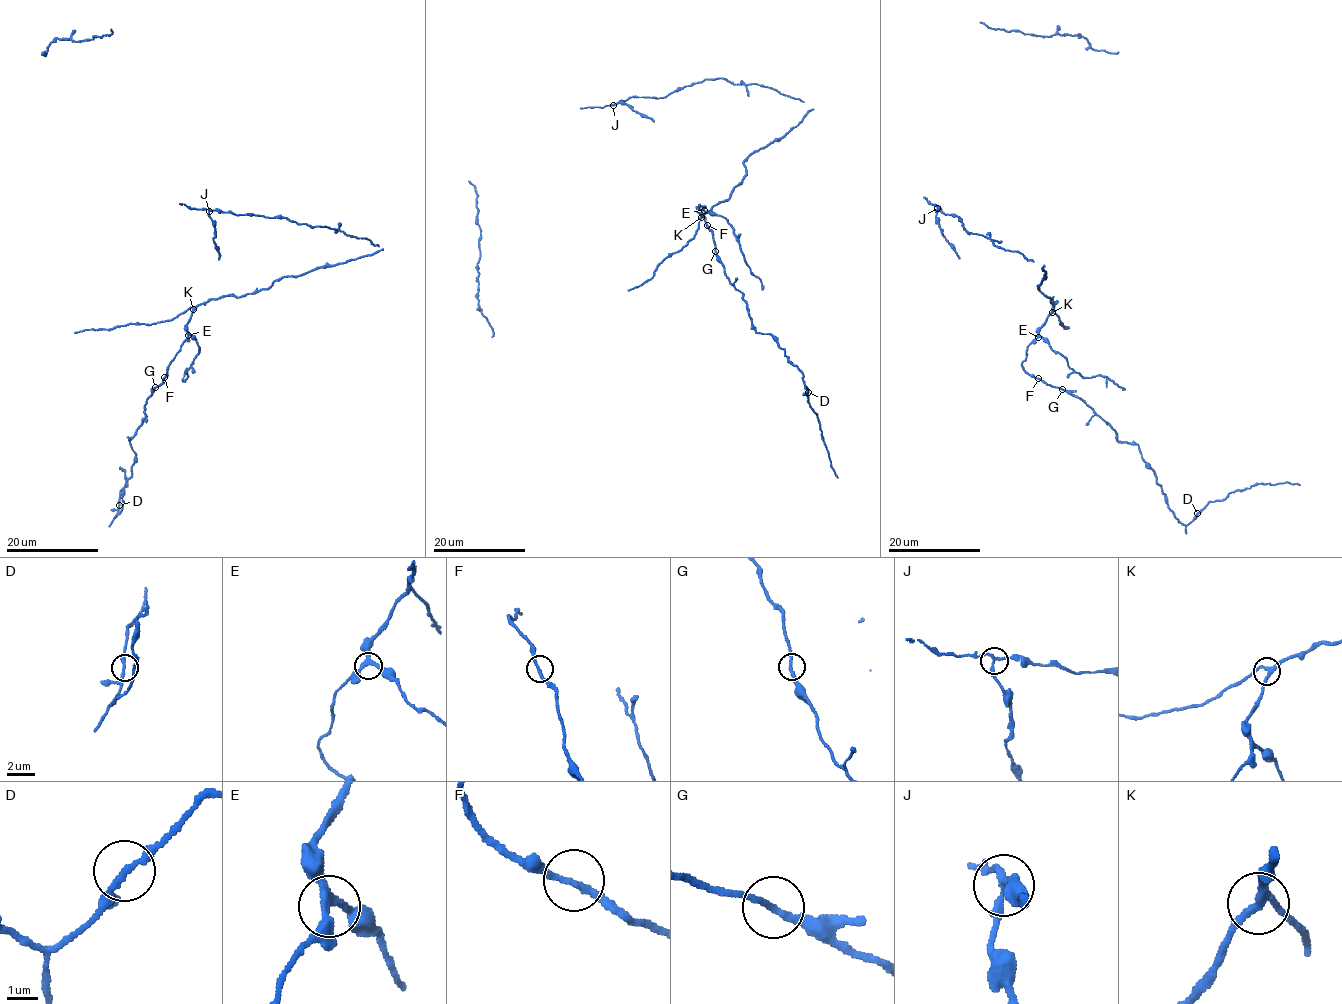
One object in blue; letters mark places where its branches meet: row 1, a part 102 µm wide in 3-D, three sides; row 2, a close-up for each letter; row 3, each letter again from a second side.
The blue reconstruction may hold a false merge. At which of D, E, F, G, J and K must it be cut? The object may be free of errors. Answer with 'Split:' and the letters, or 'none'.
Split: J

